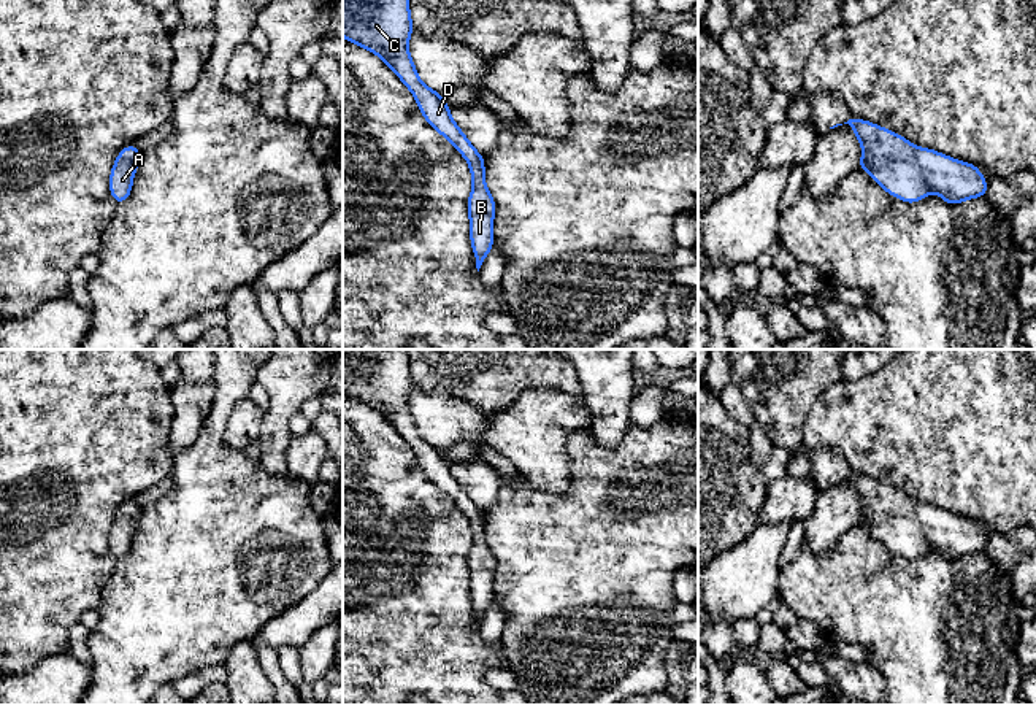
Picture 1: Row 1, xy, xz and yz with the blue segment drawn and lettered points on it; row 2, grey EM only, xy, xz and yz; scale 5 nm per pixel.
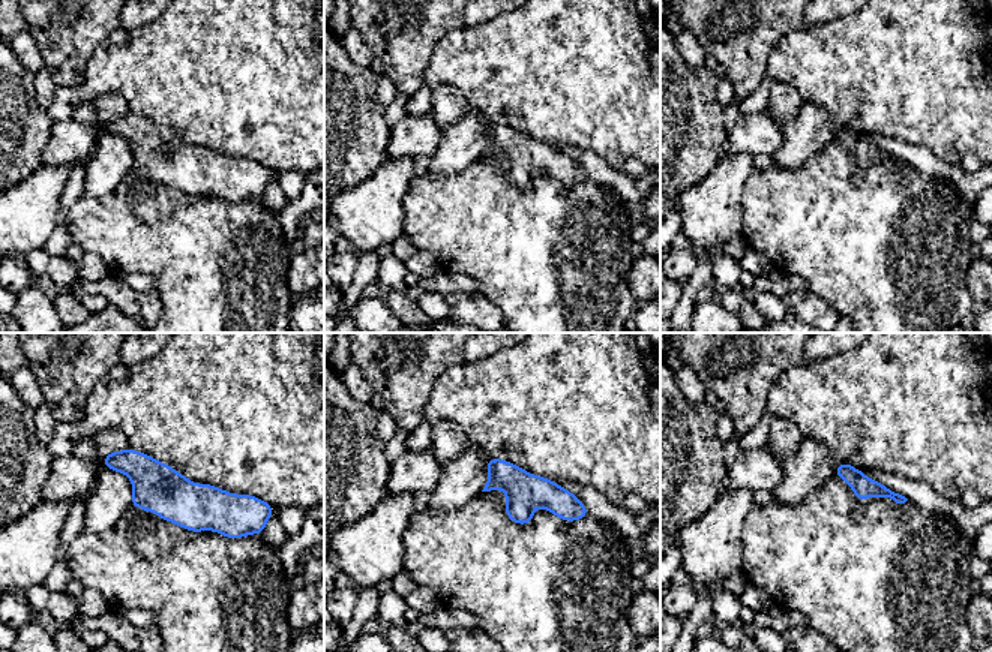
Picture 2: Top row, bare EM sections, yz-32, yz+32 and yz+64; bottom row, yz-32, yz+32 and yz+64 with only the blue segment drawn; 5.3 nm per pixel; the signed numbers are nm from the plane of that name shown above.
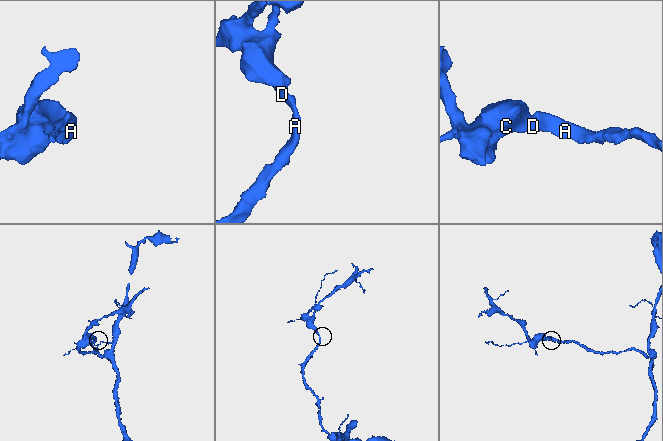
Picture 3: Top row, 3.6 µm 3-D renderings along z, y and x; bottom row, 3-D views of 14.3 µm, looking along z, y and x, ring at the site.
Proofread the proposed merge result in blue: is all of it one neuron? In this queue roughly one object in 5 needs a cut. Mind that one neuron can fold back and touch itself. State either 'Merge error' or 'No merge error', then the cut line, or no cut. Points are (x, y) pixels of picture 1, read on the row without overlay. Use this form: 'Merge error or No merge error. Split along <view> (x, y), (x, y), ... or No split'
No merge error. No split

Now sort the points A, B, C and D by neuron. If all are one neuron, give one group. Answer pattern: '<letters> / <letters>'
A B C D

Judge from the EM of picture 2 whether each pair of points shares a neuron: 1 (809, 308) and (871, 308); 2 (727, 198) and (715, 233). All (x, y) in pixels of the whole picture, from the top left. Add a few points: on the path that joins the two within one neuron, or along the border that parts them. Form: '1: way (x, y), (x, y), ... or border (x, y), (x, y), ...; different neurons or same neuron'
1: border (808, 288), (839, 314); different neurons
2: way (718, 207), (715, 210), (715, 224); same neuron

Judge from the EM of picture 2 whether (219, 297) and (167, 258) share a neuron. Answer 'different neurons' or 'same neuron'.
same neuron

